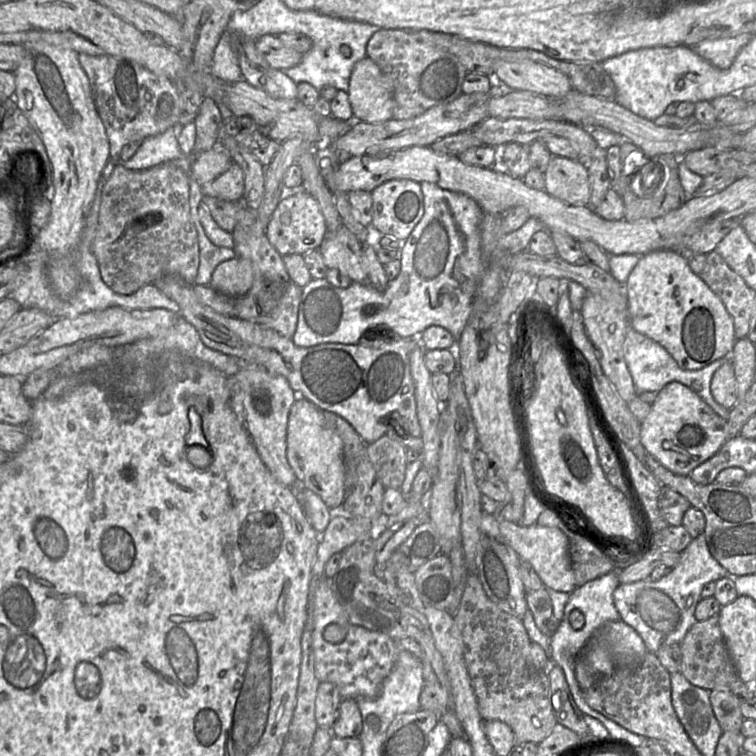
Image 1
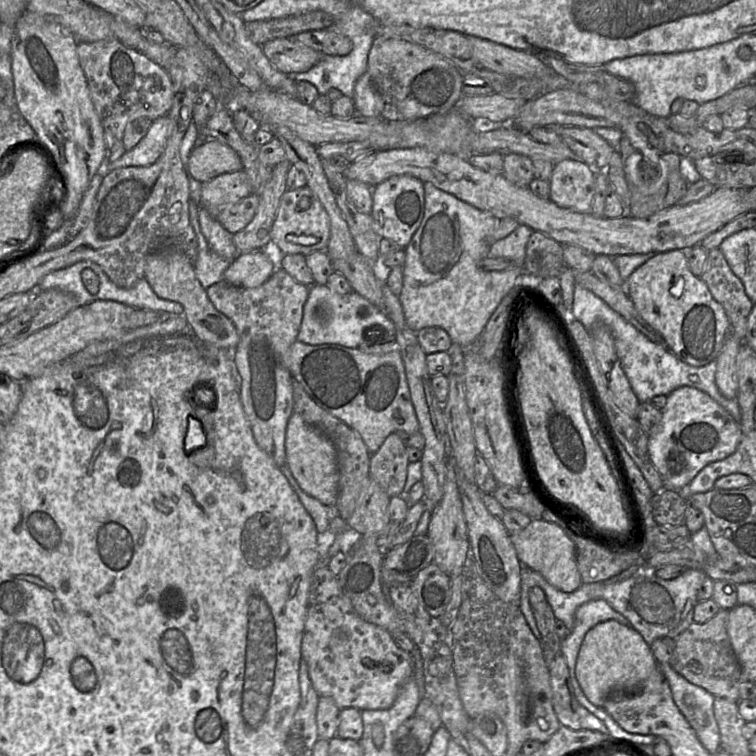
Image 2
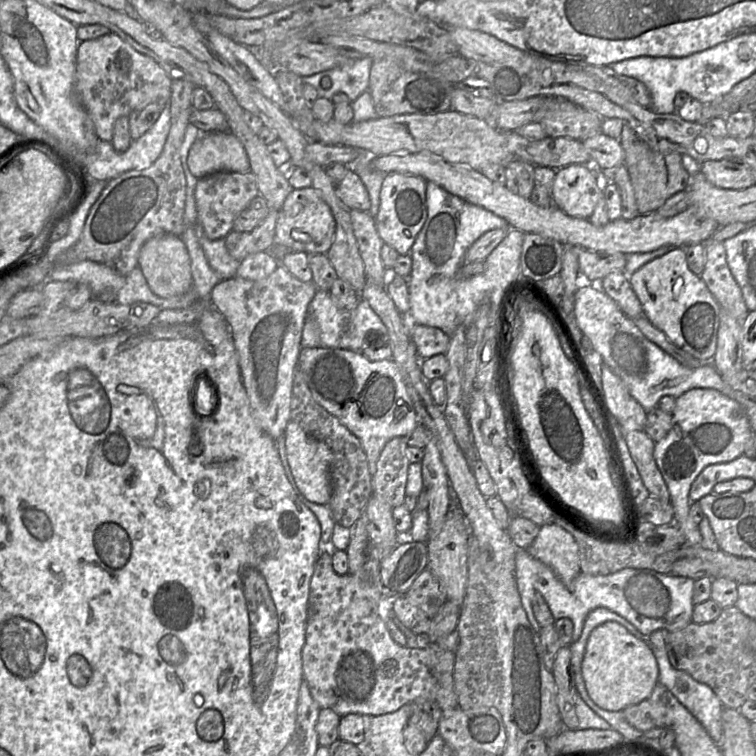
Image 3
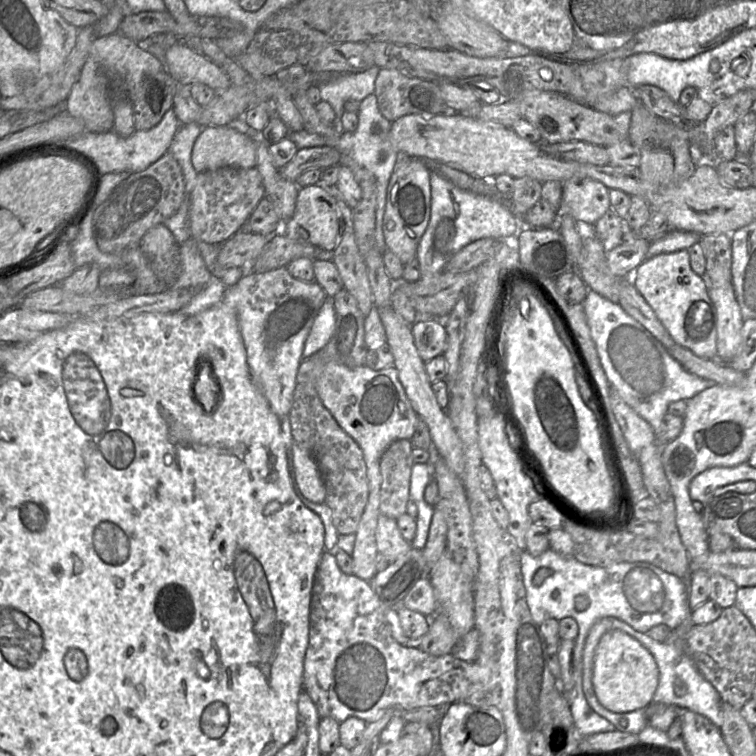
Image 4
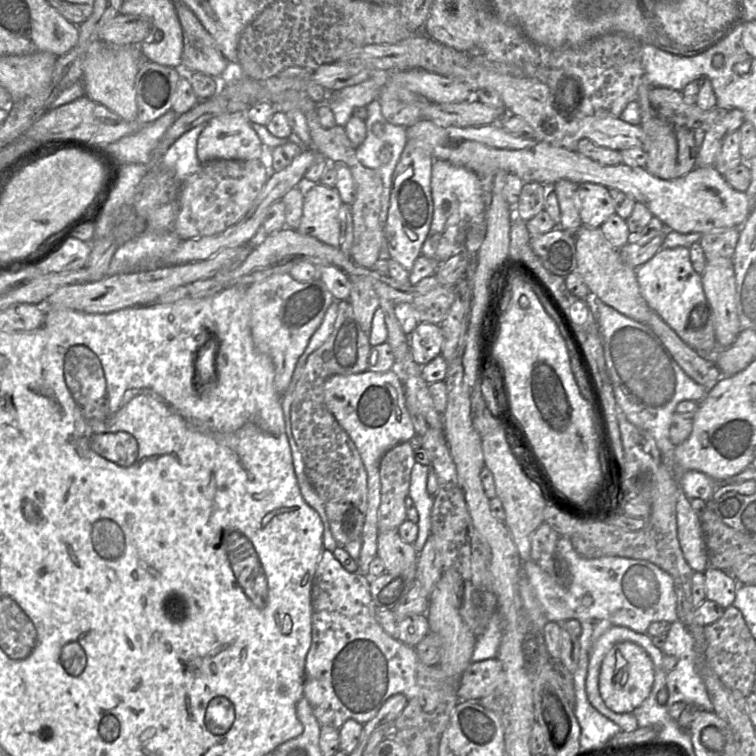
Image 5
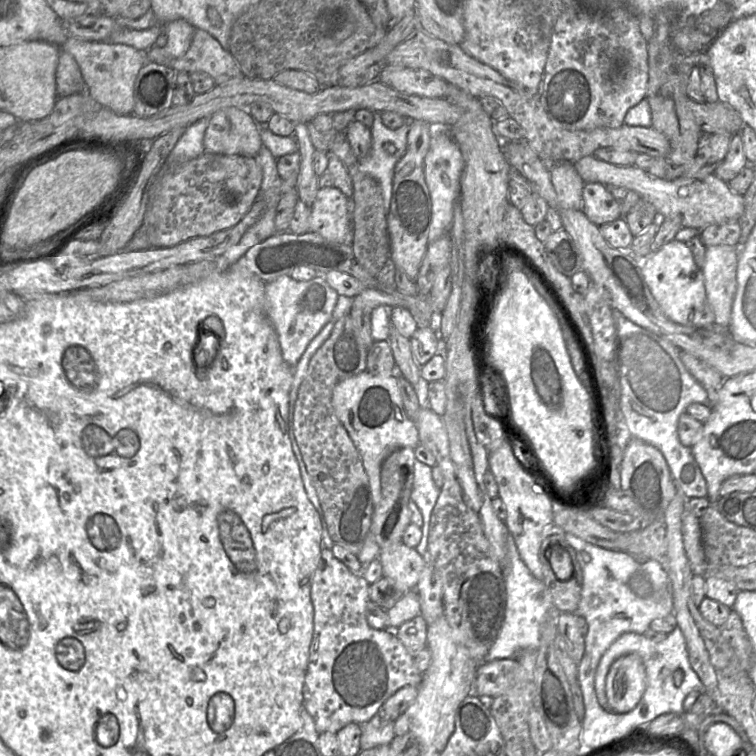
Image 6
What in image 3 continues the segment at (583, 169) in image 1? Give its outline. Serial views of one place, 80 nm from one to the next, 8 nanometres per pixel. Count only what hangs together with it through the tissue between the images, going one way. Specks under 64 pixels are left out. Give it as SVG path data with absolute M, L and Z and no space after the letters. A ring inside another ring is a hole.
M571 164L557 169L551 196L553 204L567 215L590 219L598 201L604 197L604 182L592 165Z

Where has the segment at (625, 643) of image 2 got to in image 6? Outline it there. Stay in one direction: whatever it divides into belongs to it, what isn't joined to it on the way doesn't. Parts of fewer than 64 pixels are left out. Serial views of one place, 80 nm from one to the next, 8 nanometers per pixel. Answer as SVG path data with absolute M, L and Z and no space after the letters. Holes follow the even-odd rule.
M635 653L614 661L605 682L605 693L612 712L632 711L647 688L646 670L642 658Z

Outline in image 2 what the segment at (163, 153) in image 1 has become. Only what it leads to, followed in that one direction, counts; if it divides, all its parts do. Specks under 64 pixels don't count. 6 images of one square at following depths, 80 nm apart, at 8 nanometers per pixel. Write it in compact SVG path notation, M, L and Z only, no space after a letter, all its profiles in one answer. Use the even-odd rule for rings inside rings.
M168 114L154 120L144 138L119 160L109 162L107 153L97 174L105 177L117 168L153 165L164 153L167 140L170 137L170 125L171 121Z

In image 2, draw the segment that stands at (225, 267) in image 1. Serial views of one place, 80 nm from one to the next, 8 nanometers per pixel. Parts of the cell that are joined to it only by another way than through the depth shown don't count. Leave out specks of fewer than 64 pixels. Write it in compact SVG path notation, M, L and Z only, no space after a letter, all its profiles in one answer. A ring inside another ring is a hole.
M263 251L239 254L225 270L223 281L242 288L257 288L274 273L275 266Z

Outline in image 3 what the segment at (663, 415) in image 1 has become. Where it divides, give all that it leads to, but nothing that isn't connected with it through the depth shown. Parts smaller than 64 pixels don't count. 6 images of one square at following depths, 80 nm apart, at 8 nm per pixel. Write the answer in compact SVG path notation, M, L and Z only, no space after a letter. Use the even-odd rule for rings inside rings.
M693 388L676 398L672 419L673 426L668 434L655 444L654 458L670 493L670 503L674 508L674 523L684 533L687 544L701 545L702 536L699 524L694 522L689 514L691 484L706 466L729 462L744 454L747 444L754 439L755 435L740 404L710 388Z

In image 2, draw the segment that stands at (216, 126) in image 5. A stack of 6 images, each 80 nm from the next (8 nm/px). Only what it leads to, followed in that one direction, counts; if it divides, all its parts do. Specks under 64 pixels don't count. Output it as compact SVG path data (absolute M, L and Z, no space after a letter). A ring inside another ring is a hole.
M208 139L194 147L188 158L188 167L192 177L201 184L219 175L243 170L236 151L216 139Z

